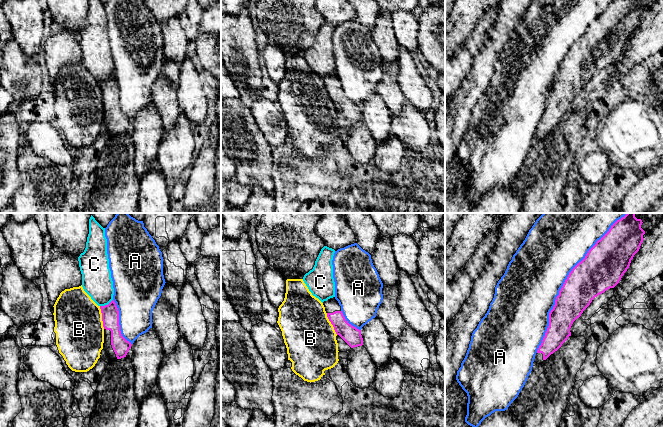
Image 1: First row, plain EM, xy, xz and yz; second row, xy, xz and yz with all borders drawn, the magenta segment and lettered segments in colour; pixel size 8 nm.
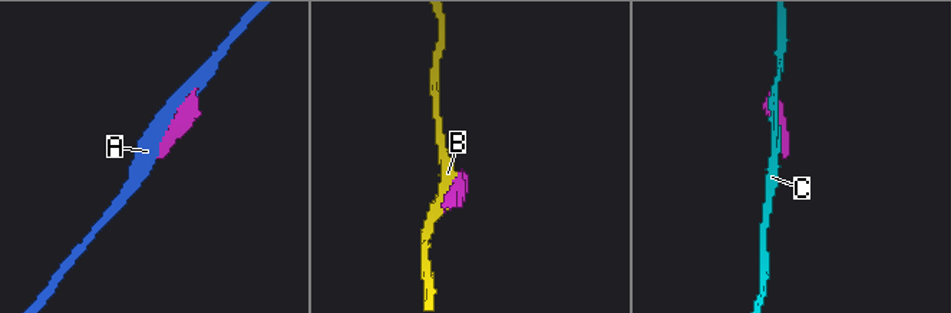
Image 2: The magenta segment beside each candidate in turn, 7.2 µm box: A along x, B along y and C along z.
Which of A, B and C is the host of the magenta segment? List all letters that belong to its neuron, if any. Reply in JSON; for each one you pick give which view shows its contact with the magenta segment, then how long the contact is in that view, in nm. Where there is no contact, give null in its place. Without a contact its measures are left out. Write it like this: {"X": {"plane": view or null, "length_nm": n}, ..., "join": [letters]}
{"join": []}

